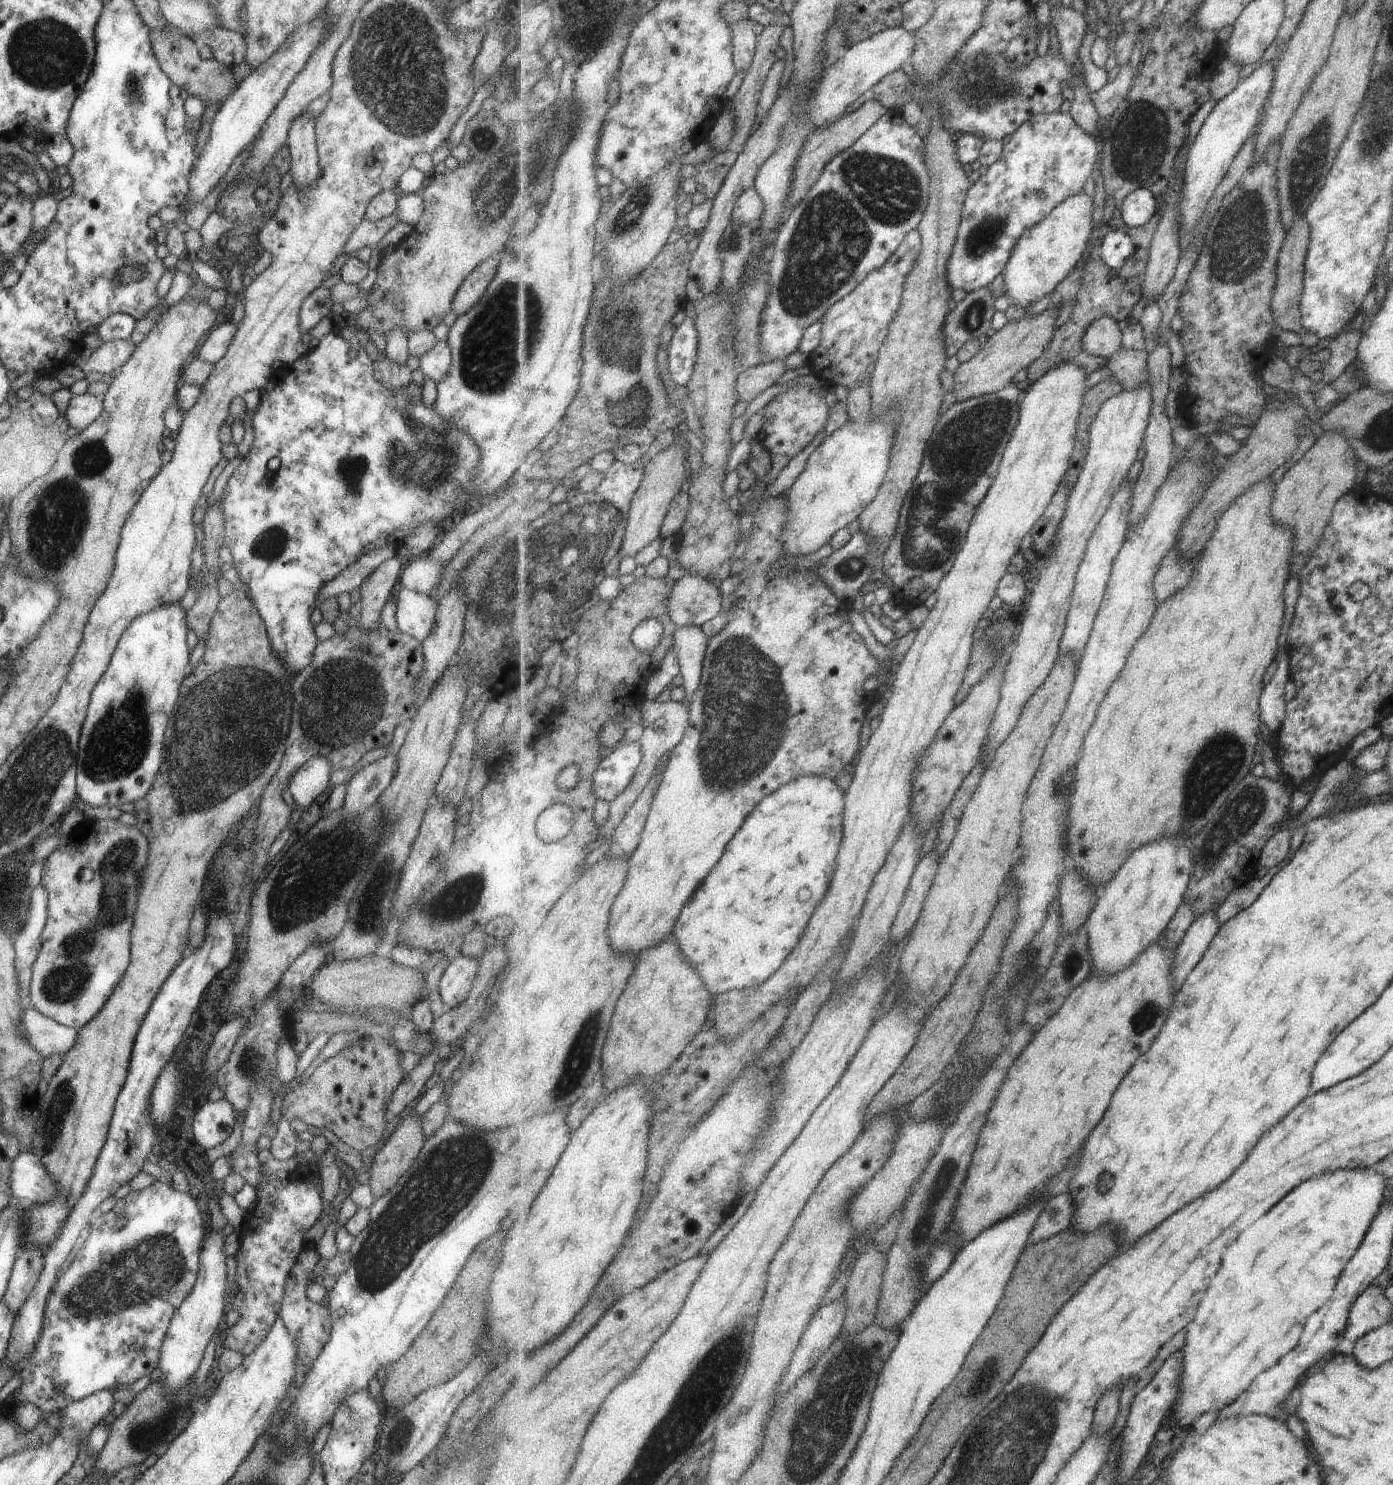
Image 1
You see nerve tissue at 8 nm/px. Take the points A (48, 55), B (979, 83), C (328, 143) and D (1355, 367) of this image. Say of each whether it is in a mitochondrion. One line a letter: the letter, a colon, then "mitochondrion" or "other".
A: mitochondrion
B: mitochondrion
C: other
D: other

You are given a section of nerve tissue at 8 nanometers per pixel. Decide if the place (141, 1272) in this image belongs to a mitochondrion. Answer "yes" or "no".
yes

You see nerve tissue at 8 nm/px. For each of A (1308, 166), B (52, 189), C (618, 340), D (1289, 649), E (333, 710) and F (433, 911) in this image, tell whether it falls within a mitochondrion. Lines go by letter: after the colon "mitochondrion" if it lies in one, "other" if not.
A: mitochondrion
B: other
C: mitochondrion
D: other
E: mitochondrion
F: mitochondrion

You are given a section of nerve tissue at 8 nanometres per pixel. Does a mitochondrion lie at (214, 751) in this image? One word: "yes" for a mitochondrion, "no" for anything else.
yes

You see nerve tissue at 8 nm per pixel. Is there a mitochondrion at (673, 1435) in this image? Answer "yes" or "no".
yes

